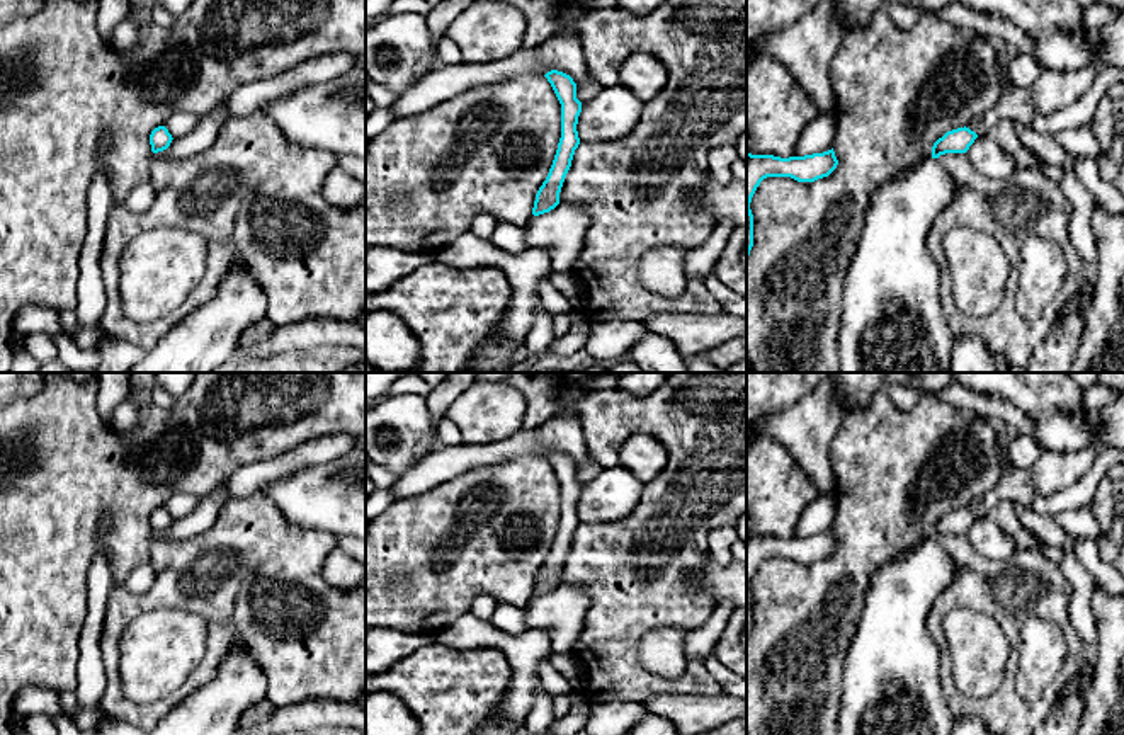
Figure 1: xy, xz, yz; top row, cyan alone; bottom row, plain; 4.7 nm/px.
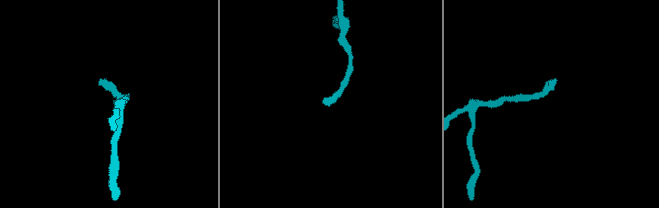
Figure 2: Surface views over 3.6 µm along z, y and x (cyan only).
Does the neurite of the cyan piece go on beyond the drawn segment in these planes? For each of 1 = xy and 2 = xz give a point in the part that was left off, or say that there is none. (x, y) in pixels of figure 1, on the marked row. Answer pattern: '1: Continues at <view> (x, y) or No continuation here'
1: No continuation here
2: No continuation here

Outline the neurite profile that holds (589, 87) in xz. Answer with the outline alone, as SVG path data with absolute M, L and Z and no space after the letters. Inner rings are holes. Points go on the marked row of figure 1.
M587 75L583 82L576 85L576 99L580 102L590 100L599 94L599 90L600 85L590 75Z

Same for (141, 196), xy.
M146 180L136 187L133 187L124 202L122 208L124 209L145 209L150 208L155 202L155 187L151 184L151 180Z

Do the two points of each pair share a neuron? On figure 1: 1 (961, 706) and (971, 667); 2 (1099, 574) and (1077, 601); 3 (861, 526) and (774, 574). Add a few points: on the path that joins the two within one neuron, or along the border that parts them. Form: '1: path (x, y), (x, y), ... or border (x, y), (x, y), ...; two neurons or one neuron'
1: border (953, 678), (963, 693), (978, 698), (1002, 684); two neurons
2: border (1073, 552), (1095, 581); two neurons
3: path (849, 552), (823, 577), (800, 577); one neuron

